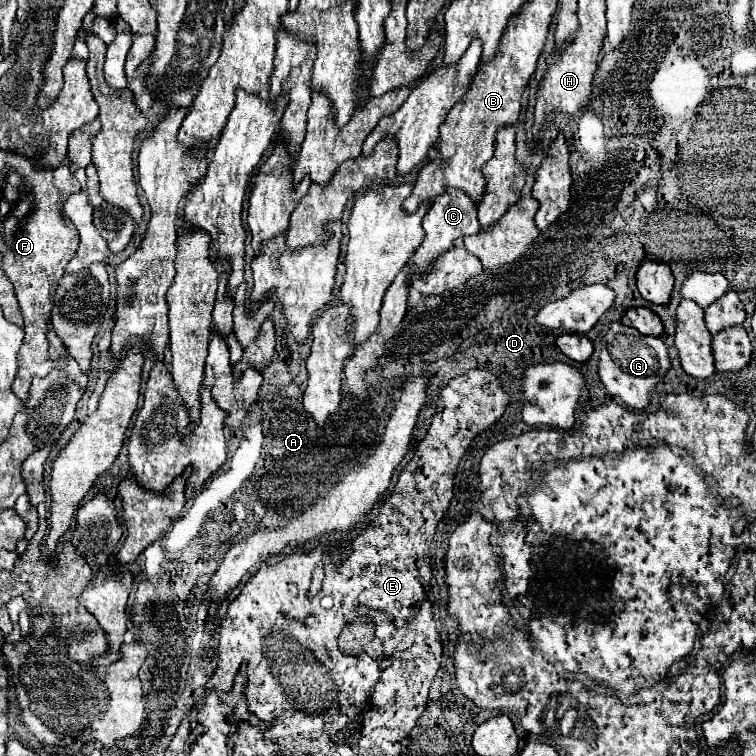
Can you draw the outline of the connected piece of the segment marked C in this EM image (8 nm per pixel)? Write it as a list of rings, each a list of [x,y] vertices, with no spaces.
[[[445,191],[445,195],[437,199],[437,203],[431,203],[431,209],[423,217],[423,229],[425,229],[425,239],[409,259],[411,275],[415,271],[427,271],[435,257],[439,257],[441,253],[449,251],[449,247],[453,247],[453,241],[457,237],[477,235],[477,231],[481,231],[481,225],[477,219],[477,205],[467,195],[461,195],[461,191]]]

